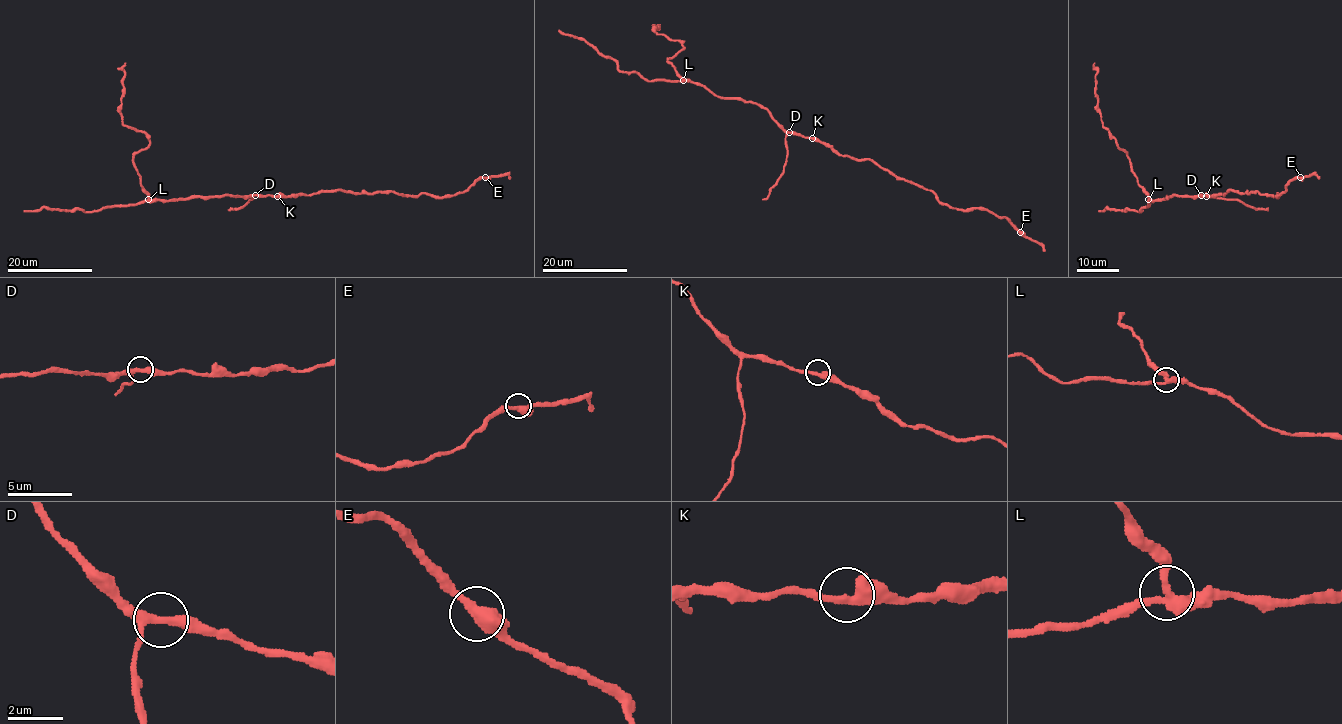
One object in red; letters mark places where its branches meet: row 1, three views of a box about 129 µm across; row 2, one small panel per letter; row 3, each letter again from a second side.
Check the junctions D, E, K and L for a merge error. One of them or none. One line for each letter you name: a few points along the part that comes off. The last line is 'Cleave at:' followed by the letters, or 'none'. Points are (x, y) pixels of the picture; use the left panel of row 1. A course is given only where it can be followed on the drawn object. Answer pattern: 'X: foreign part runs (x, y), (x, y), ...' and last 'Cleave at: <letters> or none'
L: foreign part runs (149, 199), (133, 156), (149, 145), (150, 139), (143, 132), (125, 126), (121, 119), (122, 67), (125, 63)
Cleave at: L

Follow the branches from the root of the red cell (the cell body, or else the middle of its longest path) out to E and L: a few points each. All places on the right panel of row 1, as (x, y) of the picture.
E: (1201, 196), (1224, 195), (1234, 190), (1271, 196), (1277, 193), (1276, 197), (1291, 181), (1300, 177)
L: (1201, 196), (1149, 199)

